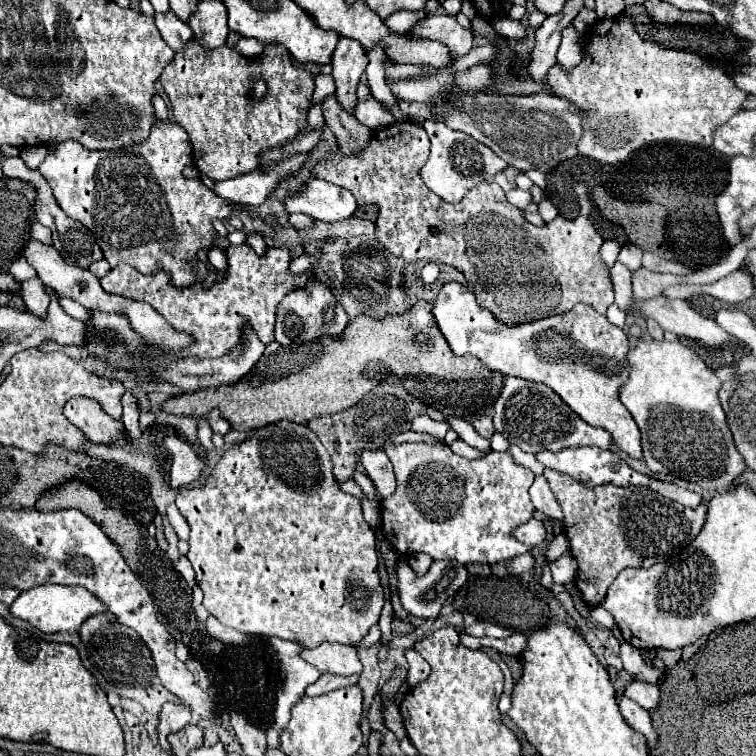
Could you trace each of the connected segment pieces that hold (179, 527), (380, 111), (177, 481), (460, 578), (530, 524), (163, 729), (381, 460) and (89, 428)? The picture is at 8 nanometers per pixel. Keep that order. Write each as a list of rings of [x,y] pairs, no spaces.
[[[168,504],[168,520],[170,520],[170,526],[176,530],[178,538],[180,540],[188,540],[188,534],[190,534],[190,528],[188,528],[188,522],[182,518],[180,510],[176,508],[176,504]]]
[[[374,98],[360,102],[358,104],[358,110],[354,114],[370,130],[376,130],[380,126],[389,126],[395,122],[392,114],[386,114],[384,112],[384,106],[380,106],[380,102],[376,102]]]
[[[170,434],[164,438],[166,448],[172,452],[174,462],[170,470],[170,486],[172,488],[184,488],[190,482],[194,482],[204,468],[204,458],[200,458],[190,444],[180,440],[176,434]]]
[[[400,556],[396,562],[396,588],[400,594],[400,602],[402,608],[418,618],[438,618],[444,602],[458,590],[462,588],[462,584],[468,580],[468,570],[462,564],[450,562],[450,560],[434,560],[432,566],[428,568],[428,572],[424,576],[418,576],[410,564],[406,556]]]
[[[528,520],[526,524],[520,524],[518,528],[516,528],[516,540],[518,542],[524,542],[524,544],[528,544],[528,546],[538,546],[542,540],[544,540],[544,534],[546,534],[546,530],[544,530],[544,524],[542,522],[538,522],[538,520]]]
[[[166,702],[162,706],[162,712],[160,712],[160,724],[158,724],[158,740],[160,740],[160,746],[164,750],[170,750],[170,744],[168,744],[168,734],[172,732],[178,732],[182,730],[184,726],[190,724],[190,708],[186,704],[174,704],[174,702]]]
[[[368,450],[362,454],[362,464],[372,478],[374,486],[382,494],[382,498],[388,498],[396,490],[396,476],[392,472],[392,462],[388,460],[384,450]]]
[[[72,398],[64,406],[64,416],[78,426],[94,444],[108,446],[110,440],[116,438],[116,434],[124,432],[124,424],[112,420],[108,414],[102,412],[102,408],[88,398]]]

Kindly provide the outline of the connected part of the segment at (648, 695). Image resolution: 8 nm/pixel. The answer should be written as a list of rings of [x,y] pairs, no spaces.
[[[634,680],[634,682],[630,682],[626,686],[624,696],[634,700],[636,704],[640,704],[648,712],[652,712],[660,704],[660,690],[658,690],[658,686],[652,686],[652,684],[646,684],[646,682],[638,682],[638,680]]]

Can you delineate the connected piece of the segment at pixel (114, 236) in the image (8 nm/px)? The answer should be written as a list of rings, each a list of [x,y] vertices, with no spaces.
[[[156,122],[148,140],[144,140],[144,142],[138,144],[138,146],[126,148],[124,152],[122,152],[122,150],[112,150],[112,152],[106,152],[106,150],[102,150],[102,152],[92,152],[92,150],[84,148],[82,144],[78,144],[78,142],[74,142],[74,140],[60,142],[60,144],[56,144],[54,150],[48,152],[46,160],[40,164],[38,170],[40,170],[40,174],[46,178],[46,182],[50,184],[52,194],[54,194],[58,206],[60,206],[70,218],[82,222],[82,224],[94,234],[98,246],[100,246],[102,252],[104,252],[104,258],[108,260],[108,264],[110,264],[112,268],[118,266],[120,262],[124,262],[124,264],[130,264],[132,268],[136,268],[140,274],[156,274],[158,270],[164,270],[164,272],[168,272],[168,274],[172,276],[172,284],[174,284],[174,286],[184,286],[184,284],[188,286],[188,284],[194,282],[192,262],[196,260],[198,250],[200,250],[200,248],[208,248],[208,250],[210,250],[210,248],[216,246],[216,244],[214,244],[216,230],[212,228],[212,218],[220,218],[220,220],[224,220],[224,218],[228,218],[230,212],[232,212],[232,204],[230,204],[228,200],[218,198],[218,196],[216,196],[212,190],[208,190],[202,182],[198,182],[198,180],[186,180],[186,178],[182,176],[184,166],[190,164],[190,162],[192,162],[192,144],[190,144],[190,138],[188,138],[186,130],[184,130],[182,126],[178,126],[178,124],[174,124],[174,122]]]

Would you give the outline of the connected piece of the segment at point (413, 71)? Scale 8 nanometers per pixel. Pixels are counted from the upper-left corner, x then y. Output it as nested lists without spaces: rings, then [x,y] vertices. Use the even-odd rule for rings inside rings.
[[[386,62],[386,76],[388,76],[388,80],[416,78],[416,74],[420,74],[420,72],[422,72],[420,66],[408,66],[408,64],[392,64],[392,62]]]

